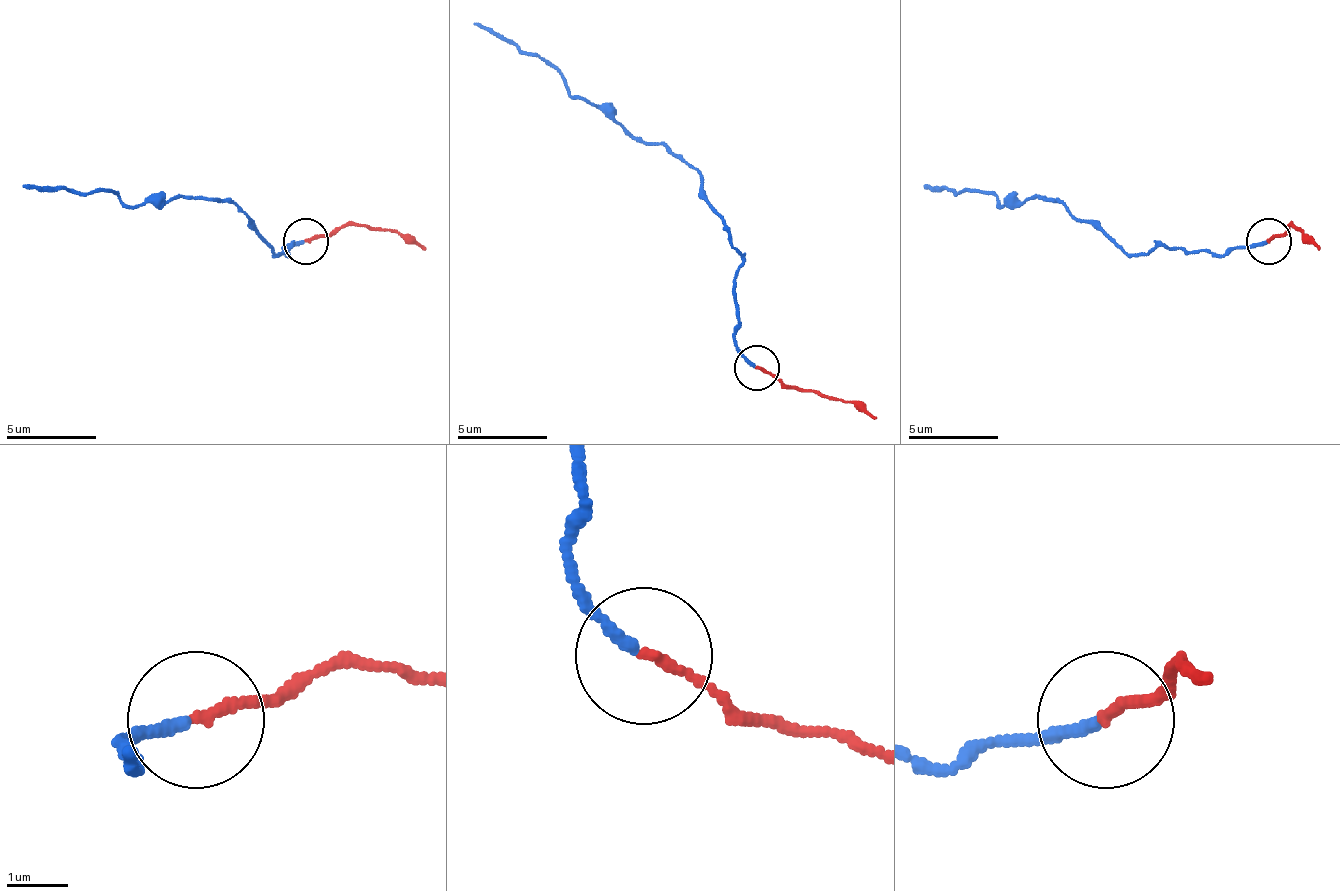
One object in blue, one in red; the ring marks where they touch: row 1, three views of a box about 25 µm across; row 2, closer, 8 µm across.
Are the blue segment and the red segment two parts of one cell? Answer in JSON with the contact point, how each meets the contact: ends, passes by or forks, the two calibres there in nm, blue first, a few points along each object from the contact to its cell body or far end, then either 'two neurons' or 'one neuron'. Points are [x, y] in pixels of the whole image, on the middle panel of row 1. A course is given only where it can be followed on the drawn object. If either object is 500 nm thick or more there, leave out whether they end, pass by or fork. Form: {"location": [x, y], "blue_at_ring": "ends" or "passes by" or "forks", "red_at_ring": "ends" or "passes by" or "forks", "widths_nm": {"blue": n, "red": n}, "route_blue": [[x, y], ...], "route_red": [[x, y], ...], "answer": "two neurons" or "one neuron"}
{"location": [757, 368], "blue_at_ring": "ends", "red_at_ring": "ends", "widths_nm": {"blue": 180, "red": 160}, "route_blue": [[753, 367], [735, 344], [740, 253], [703, 194], [703, 176], [635, 140], [554, 68], [472, 22]], "route_red": [[758, 367], [794, 389], [862, 403], [875, 416]], "answer": "two neurons"}

